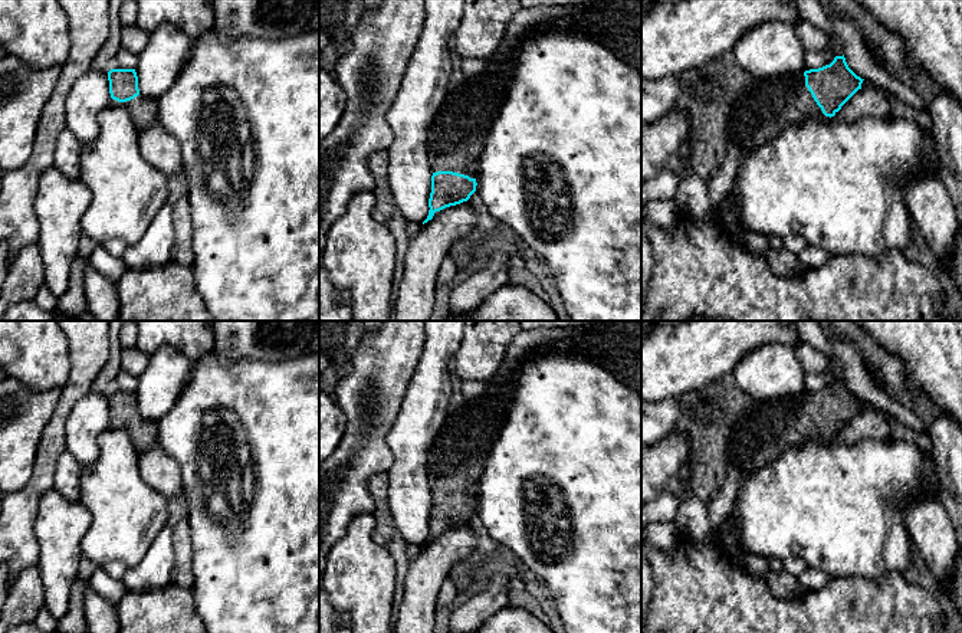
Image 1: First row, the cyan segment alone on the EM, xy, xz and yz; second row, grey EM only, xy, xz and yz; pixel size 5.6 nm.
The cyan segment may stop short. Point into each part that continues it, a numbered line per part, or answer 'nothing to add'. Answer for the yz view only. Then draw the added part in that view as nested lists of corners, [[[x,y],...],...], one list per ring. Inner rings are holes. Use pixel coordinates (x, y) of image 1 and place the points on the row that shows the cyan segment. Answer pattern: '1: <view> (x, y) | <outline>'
1: yz (762, 108) | [[[804,73],[749,78],[730,101],[726,135],[742,155],[811,117],[824,117],[805,86]]]

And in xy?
1: xy (144, 112) | [[[139,94],[127,102],[111,99],[111,105],[122,106],[129,114],[138,132],[142,132],[152,124],[158,122],[158,106],[155,98],[148,98]]]

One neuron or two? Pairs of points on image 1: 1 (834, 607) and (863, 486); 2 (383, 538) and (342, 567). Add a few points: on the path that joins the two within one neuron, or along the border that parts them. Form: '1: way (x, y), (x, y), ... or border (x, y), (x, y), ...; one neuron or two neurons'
1: border (831, 576), (859, 574), (875, 581); two neurons
2: border (373, 512), (373, 538), (384, 545); two neurons

